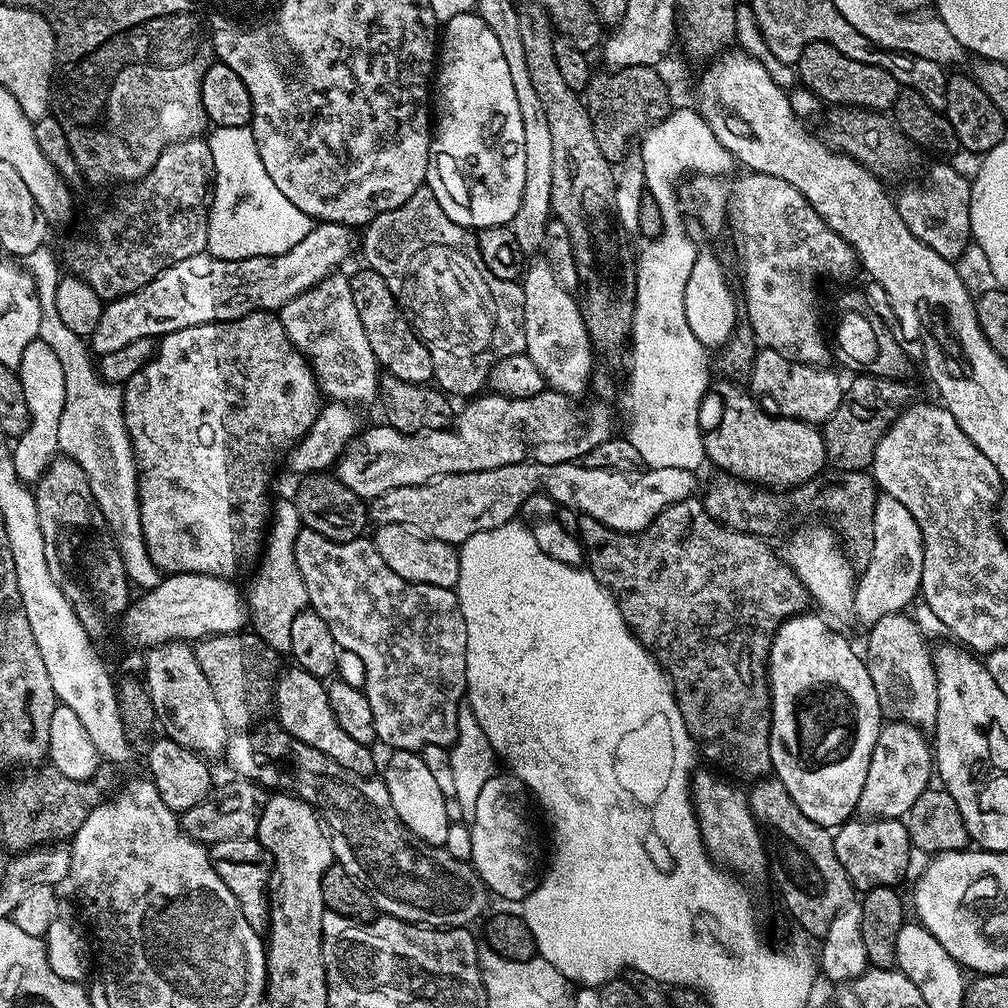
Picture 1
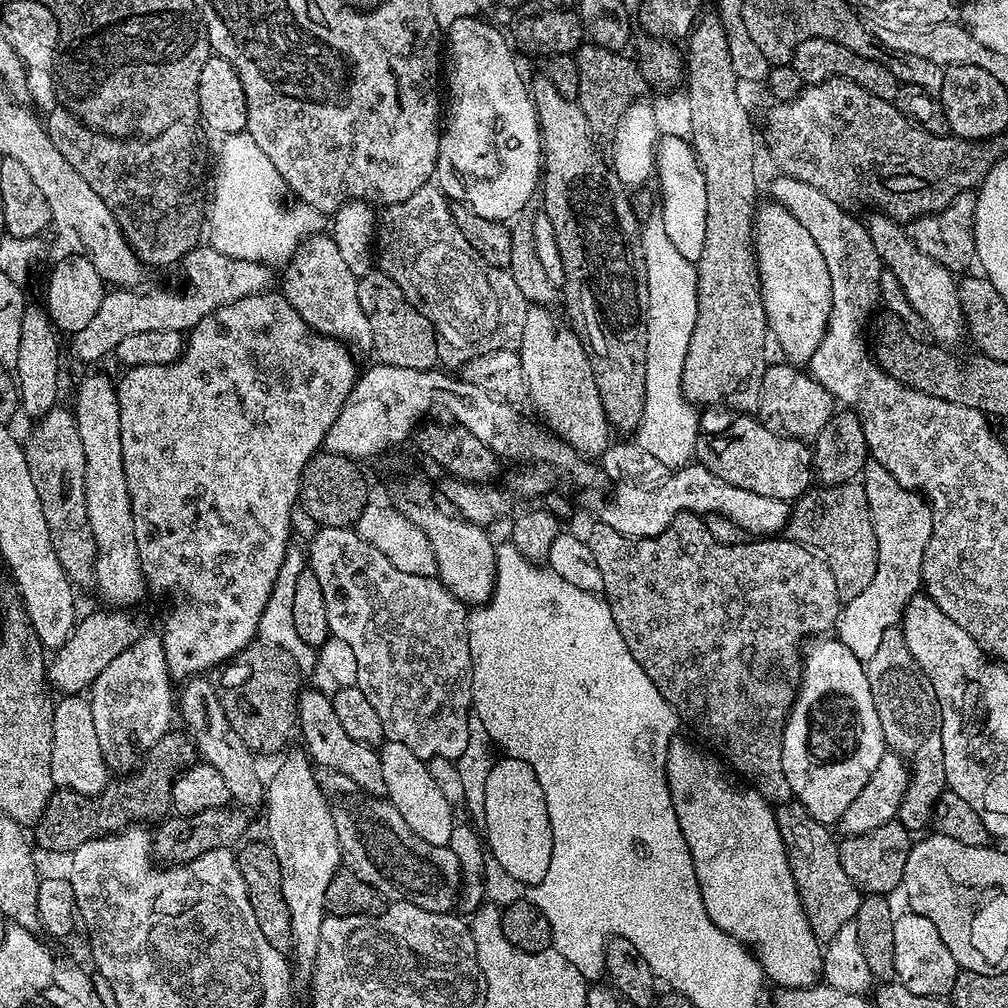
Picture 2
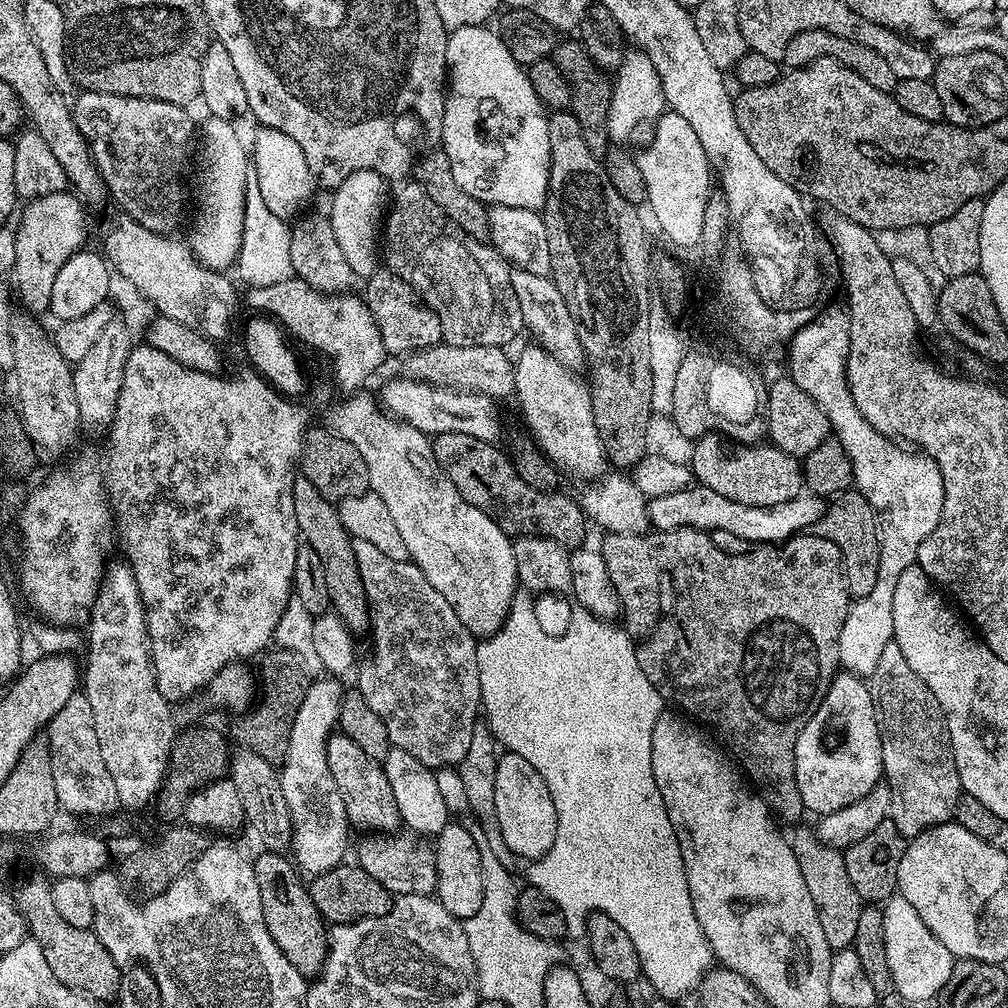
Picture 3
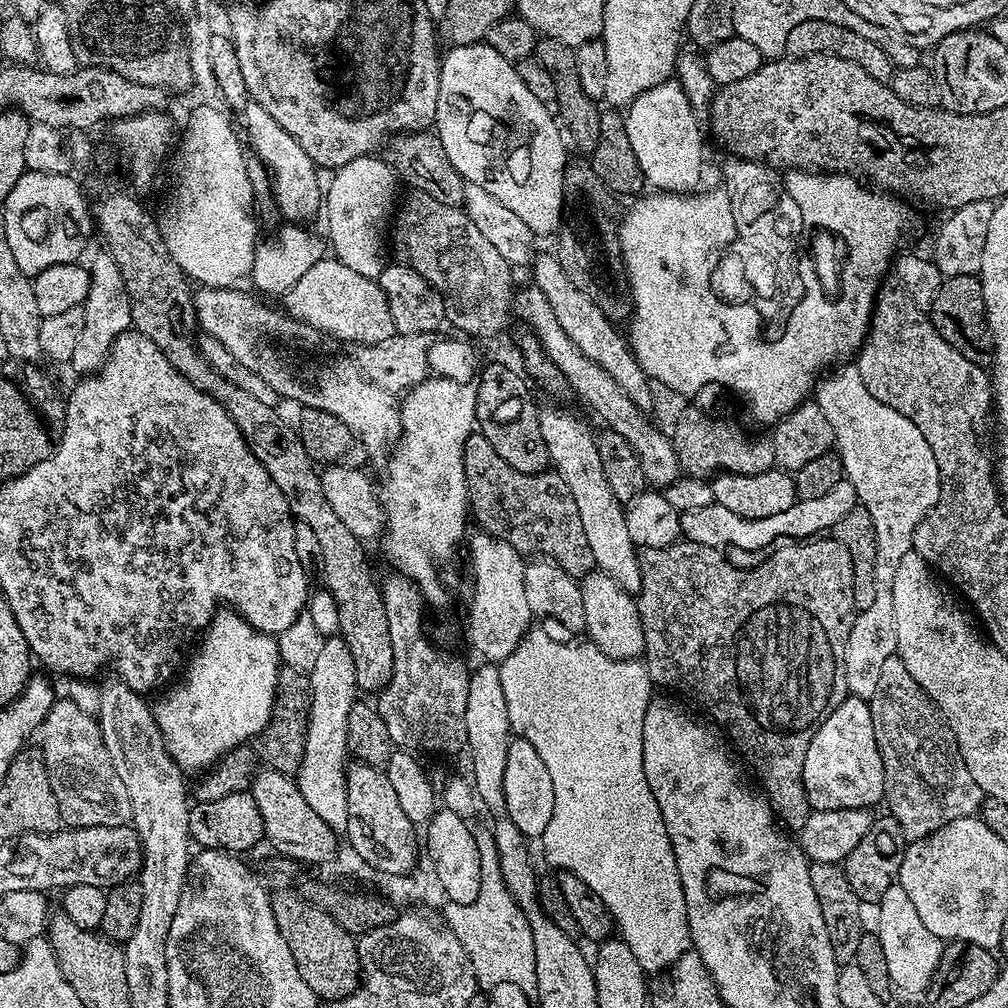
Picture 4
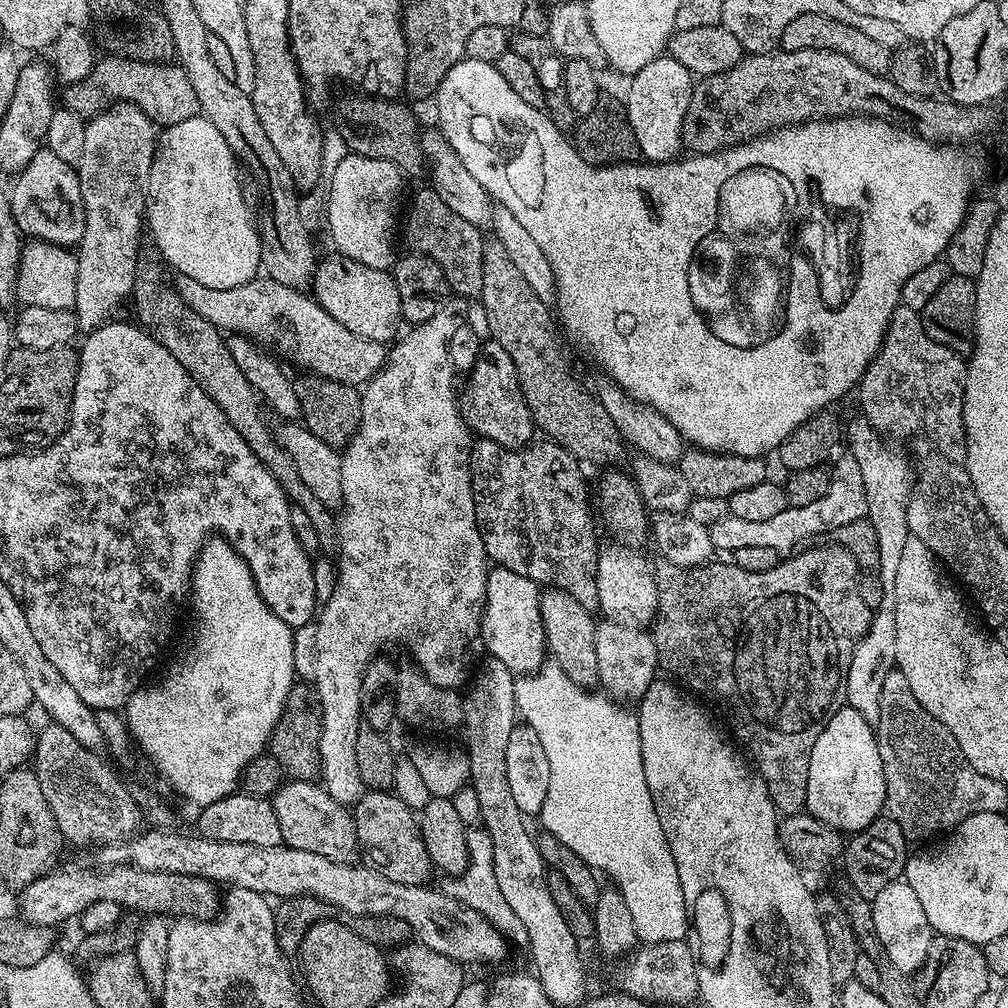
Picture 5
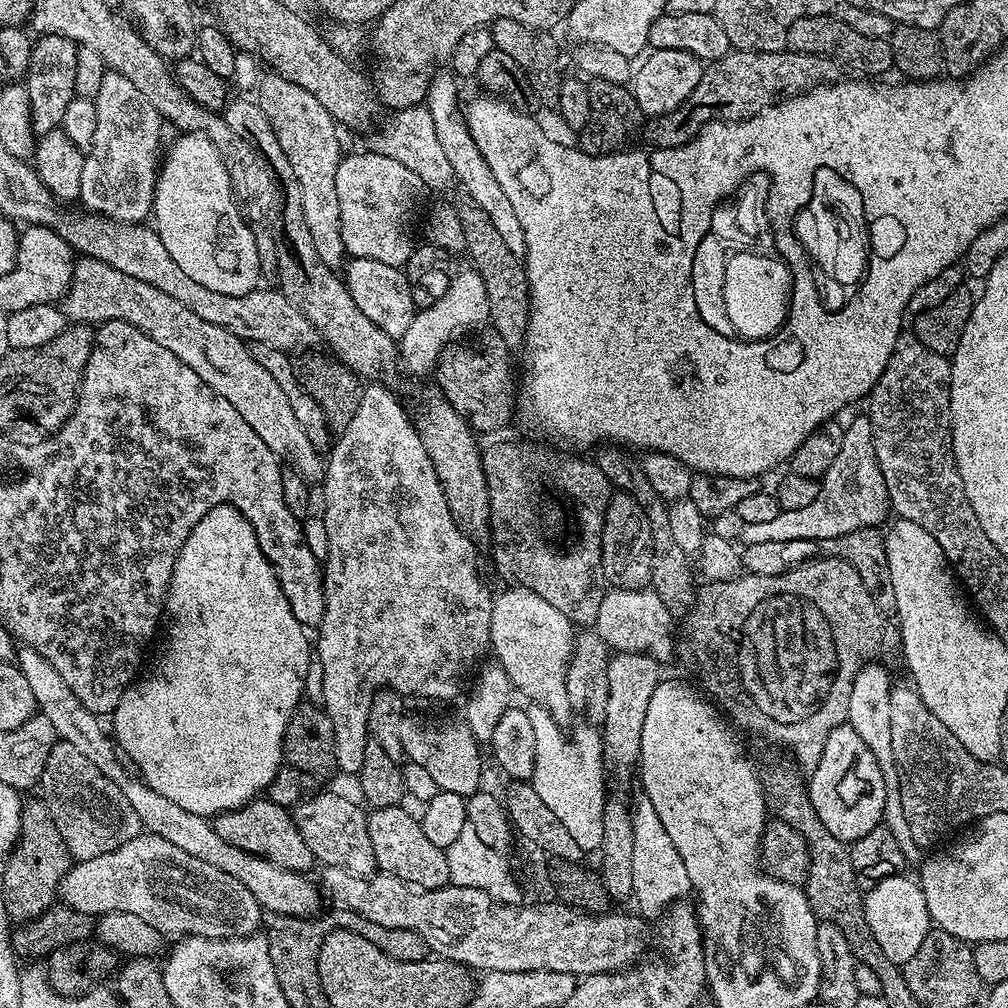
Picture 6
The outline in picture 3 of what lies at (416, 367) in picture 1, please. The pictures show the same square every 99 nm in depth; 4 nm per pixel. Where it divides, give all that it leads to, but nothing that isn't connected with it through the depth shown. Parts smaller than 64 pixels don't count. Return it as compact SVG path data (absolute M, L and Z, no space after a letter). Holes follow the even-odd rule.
M381 266L374 274L367 276L365 284L368 285L362 291L362 299L370 314L374 314L374 322L378 322L378 334L382 334L385 353L392 355L393 352L403 357L431 344L441 343L444 331L438 322L438 314L434 314L434 310L430 310L420 295L402 278L398 278L398 274Z

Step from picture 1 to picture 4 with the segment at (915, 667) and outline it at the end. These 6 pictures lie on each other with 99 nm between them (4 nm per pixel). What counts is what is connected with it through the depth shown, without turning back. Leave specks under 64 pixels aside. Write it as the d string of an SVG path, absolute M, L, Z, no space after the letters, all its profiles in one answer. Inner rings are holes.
M899 656L882 662L868 709L882 758L887 811L898 822L905 841L921 840L946 826L946 822L954 822L954 818L975 816L981 811L984 791L962 762L962 750L958 750L950 726L922 686L910 678L910 670Z

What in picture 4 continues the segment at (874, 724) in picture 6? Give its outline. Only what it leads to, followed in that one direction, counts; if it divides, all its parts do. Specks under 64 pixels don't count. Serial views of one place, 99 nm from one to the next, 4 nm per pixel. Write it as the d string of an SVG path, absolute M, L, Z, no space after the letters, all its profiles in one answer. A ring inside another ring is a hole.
M848 362L837 367L833 376L825 375L814 389L814 403L826 414L831 428L836 435L834 451L840 457L844 467L844 475L854 486L857 501L870 510L870 519L874 521L874 538L876 539L876 557L874 558L874 582L876 593L870 606L859 609L856 621L850 626L850 634L844 647L844 682L849 693L861 698L870 698L874 694L878 677L882 670L882 662L896 655L896 627L894 626L894 570L898 570L898 562L907 552L913 551L912 532L926 518L929 510L936 505L940 497L940 471L934 458L934 450L930 450L930 442L926 442L926 434L906 418L906 414L898 414L894 406L886 406L886 402L878 402L870 390L866 390L866 382L862 382L862 374L855 363Z

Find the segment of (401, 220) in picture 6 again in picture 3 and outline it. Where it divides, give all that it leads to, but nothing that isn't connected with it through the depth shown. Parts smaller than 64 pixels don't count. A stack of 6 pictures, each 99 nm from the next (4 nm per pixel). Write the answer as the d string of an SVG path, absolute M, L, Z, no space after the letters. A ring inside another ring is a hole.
M358 170L343 180L331 196L330 219L334 226L334 238L338 238L338 246L342 249L342 255L352 273L358 278L367 278L382 264L378 249L382 244L382 225L390 204L389 181L376 172Z

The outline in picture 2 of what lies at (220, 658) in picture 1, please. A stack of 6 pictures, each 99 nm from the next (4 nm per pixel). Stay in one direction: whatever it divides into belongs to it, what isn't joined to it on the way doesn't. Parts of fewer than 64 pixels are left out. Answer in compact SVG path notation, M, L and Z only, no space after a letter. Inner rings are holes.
M253 642L247 644L237 656L219 669L218 691L220 705L238 738L261 757L271 752L283 753L288 739L298 728L296 703L302 691L302 673L298 662L273 644Z

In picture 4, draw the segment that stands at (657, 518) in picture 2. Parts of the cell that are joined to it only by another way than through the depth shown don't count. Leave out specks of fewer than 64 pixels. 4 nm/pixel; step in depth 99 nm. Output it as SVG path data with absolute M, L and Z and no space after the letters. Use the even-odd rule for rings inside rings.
M845 478L830 486L830 490L822 494L822 498L797 499L796 504L790 506L790 510L773 514L770 518L738 518L738 514L726 510L726 506L715 503L701 508L690 508L680 512L680 530L683 539L711 548L723 550L730 546L739 546L742 550L754 550L760 554L771 549L777 542L816 538L823 533L820 532L823 528L835 529L836 524L842 522L842 518L846 518L846 514L850 514L850 510L857 507L857 504L854 486Z

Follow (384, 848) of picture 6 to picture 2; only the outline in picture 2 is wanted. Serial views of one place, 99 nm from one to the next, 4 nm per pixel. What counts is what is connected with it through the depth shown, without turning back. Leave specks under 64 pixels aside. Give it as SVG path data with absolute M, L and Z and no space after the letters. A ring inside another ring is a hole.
M305 687L301 691L296 703L298 713L298 736L304 739L304 749L313 765L329 772L346 774L363 792L377 798L384 796L384 783L382 782L382 762L380 753L369 744L354 742L346 730L342 730L342 722L338 722L338 714L334 714L332 697L326 691L319 692L316 688Z

